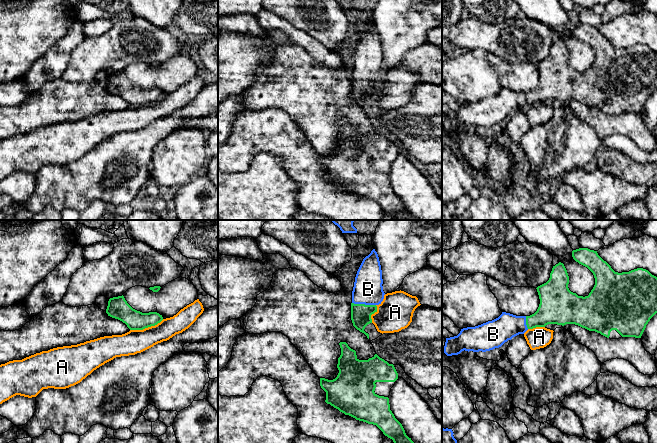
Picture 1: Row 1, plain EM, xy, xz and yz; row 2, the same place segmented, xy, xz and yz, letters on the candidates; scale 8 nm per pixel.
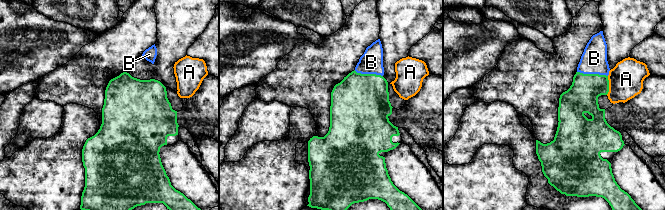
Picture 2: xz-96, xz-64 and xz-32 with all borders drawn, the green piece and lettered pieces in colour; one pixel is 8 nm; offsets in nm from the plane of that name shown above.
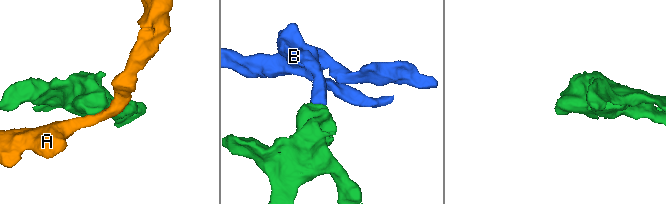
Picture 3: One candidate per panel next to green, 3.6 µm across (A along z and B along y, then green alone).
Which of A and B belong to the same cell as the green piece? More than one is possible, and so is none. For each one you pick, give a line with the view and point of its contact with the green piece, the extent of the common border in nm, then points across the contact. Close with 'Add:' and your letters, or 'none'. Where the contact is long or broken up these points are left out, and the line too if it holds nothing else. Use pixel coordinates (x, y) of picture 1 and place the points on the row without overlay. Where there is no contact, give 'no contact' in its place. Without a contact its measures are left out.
B: contact xz (364, 80); length 190 nm; way xz (361, 90), (364, 80), (364, 74), (368, 65)
Add: B

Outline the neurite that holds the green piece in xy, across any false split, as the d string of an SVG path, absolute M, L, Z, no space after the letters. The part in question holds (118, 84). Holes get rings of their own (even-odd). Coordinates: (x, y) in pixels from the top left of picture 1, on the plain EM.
M123 71L109 75L106 89L125 99L130 106L143 106L163 96L157 88L142 89L133 85Z

